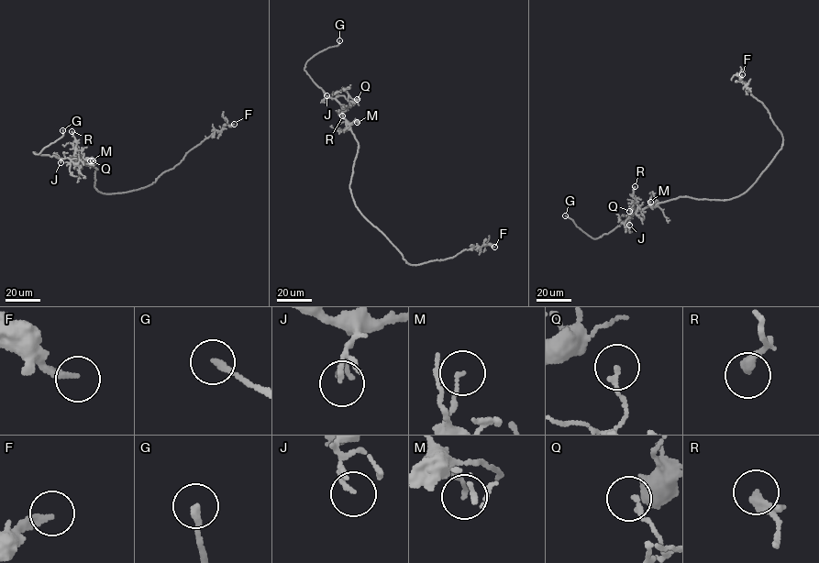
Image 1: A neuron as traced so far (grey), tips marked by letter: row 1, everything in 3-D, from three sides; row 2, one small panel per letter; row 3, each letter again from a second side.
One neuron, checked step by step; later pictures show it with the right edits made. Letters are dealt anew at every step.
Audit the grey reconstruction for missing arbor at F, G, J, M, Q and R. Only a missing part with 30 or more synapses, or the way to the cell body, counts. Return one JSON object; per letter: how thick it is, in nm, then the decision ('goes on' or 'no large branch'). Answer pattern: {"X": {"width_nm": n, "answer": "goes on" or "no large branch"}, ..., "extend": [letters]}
{"F": {"width_nm": 220, "answer": "no large branch"}, "G": {"width_nm": 200, "answer": "goes on"}, "J": {"width_nm": 80, "answer": "no large branch"}, "M": {"width_nm": 110, "answer": "no large branch"}, "Q": {"width_nm": 150, "answer": "no large branch"}, "R": {"width_nm": 320, "answer": "no large branch"}, "extend": ["G"]}

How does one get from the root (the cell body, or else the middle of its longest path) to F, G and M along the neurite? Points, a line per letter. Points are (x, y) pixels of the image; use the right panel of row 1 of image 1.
F: (724, 200), (746, 193), (782, 145), (781, 133), (761, 102), (745, 86), (740, 78), (742, 74)
G: (724, 200), (679, 196), (654, 206), (648, 205), (636, 210), (629, 220), (596, 238), (565, 215)
M: (724, 200), (679, 196), (652, 207), (650, 202)

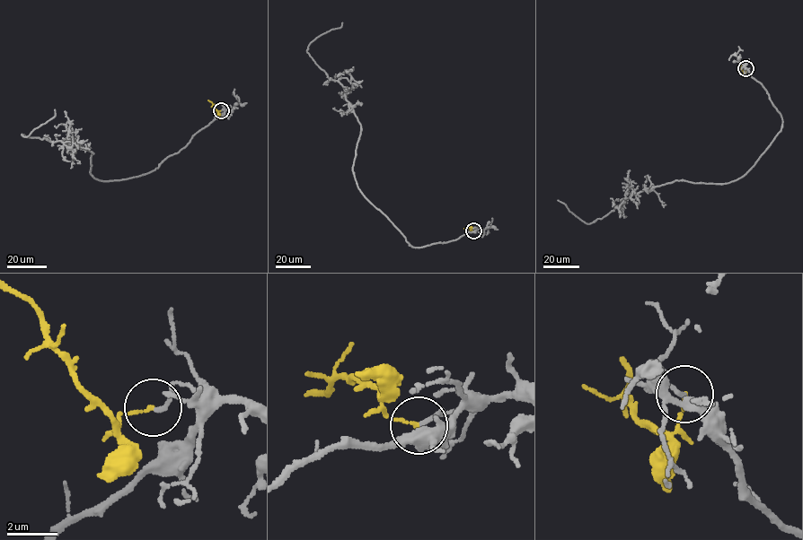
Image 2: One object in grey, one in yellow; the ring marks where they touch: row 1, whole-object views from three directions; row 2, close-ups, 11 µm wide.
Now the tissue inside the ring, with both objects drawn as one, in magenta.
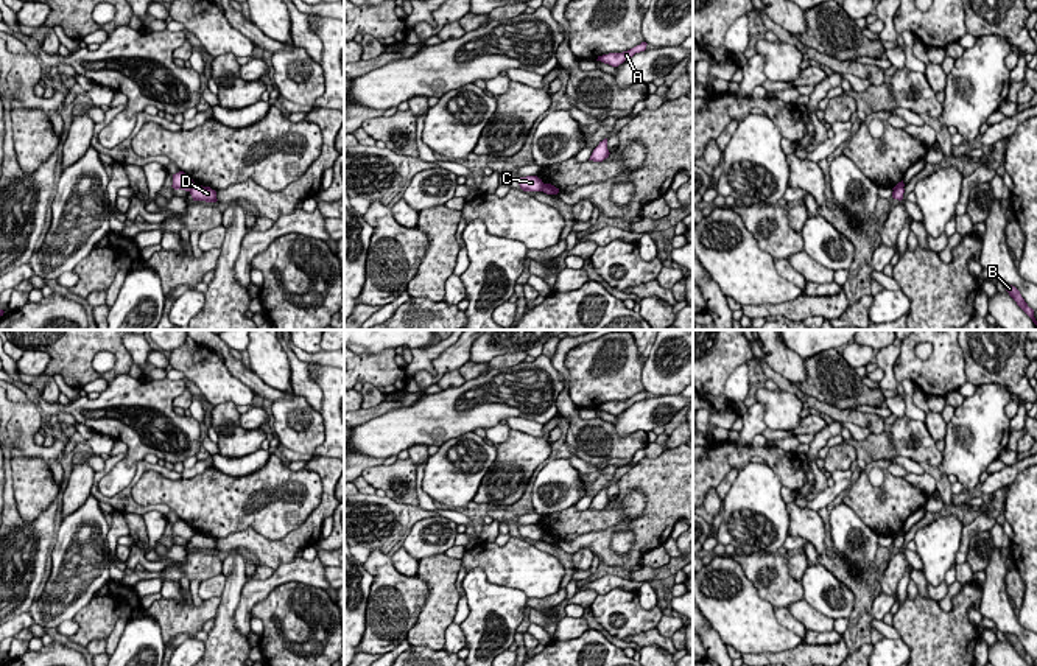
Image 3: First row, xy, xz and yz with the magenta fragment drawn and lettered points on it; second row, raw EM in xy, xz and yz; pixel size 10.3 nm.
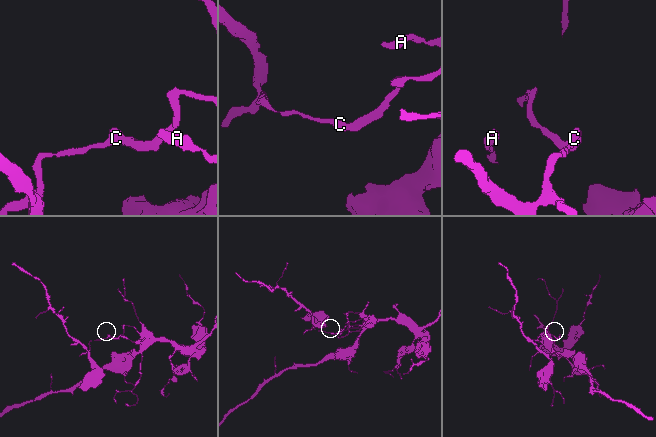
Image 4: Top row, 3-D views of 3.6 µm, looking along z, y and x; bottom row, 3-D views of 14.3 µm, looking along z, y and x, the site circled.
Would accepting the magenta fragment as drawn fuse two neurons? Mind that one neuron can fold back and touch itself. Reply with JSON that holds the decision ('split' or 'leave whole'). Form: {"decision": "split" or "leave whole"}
{"decision": "split"}

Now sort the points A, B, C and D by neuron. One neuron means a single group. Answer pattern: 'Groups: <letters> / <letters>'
Groups: A B D / C

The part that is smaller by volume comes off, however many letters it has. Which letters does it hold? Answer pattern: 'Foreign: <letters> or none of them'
Foreign: C

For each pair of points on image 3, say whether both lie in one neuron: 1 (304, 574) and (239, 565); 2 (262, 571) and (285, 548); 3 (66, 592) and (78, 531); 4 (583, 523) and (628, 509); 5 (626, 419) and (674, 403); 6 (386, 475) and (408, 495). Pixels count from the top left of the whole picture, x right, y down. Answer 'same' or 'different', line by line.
1: different
2: different
3: same
4: same
5: same
6: same

